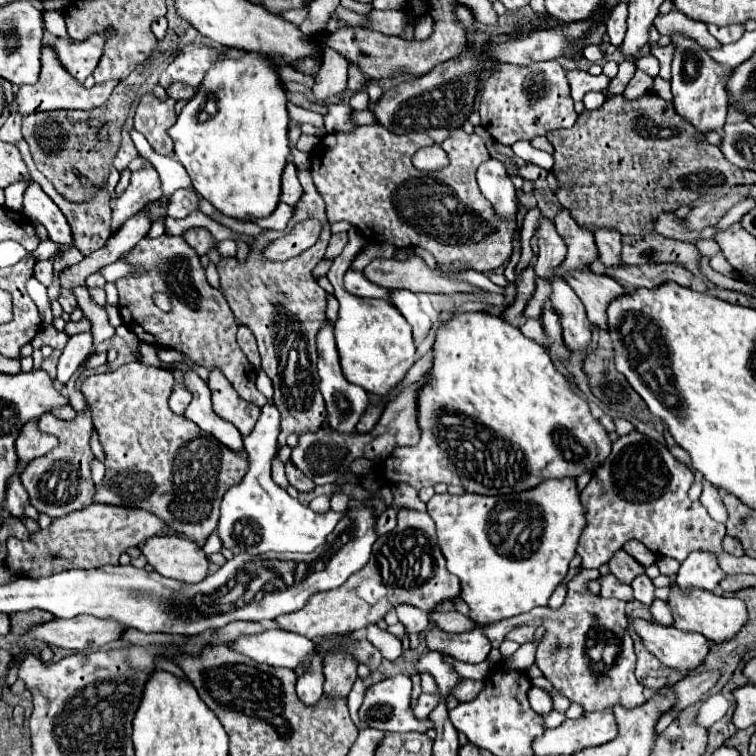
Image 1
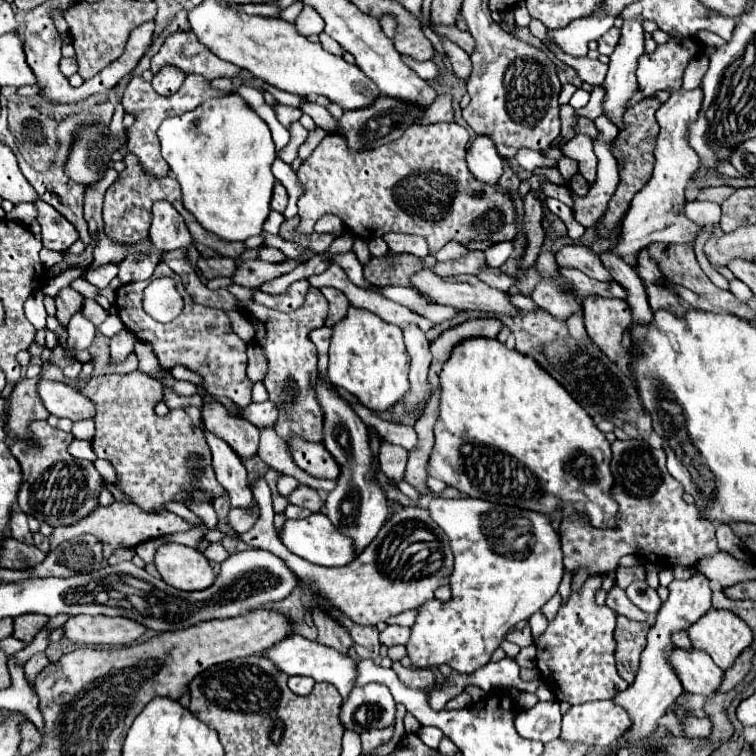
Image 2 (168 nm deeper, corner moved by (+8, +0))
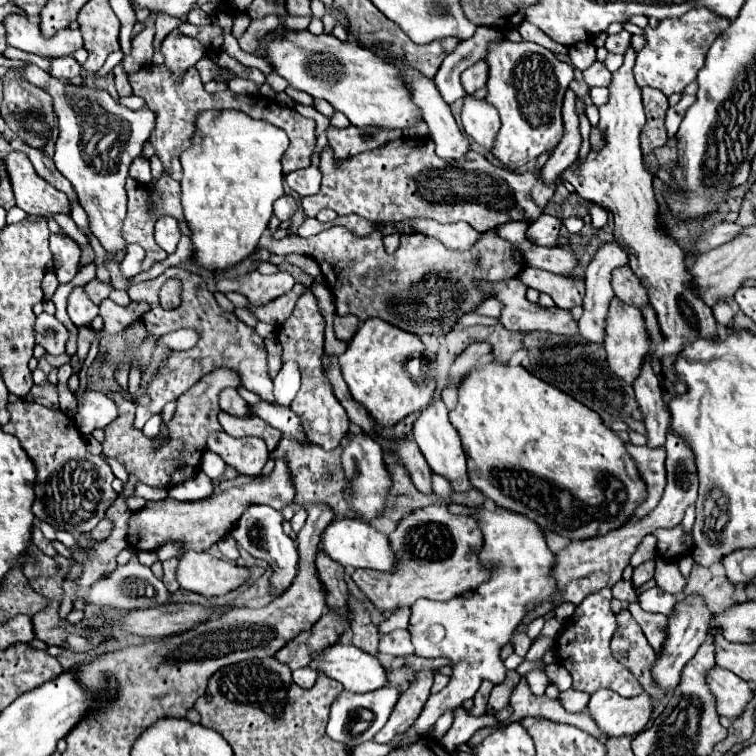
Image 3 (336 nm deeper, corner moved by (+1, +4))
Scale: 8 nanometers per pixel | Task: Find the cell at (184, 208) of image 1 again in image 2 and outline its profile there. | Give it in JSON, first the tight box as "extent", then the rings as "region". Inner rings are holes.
{"extent":[150,202,190,252],"region":[[[156,202],[152,214],[154,218],[150,226],[150,242],[156,246],[156,250],[170,252],[190,246],[190,232],[170,202]]]}

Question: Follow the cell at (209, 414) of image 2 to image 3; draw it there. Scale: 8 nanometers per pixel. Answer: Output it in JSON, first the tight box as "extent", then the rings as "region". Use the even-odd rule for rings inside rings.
{"extent":[207,430,269,476],"region":[[[223,430],[209,436],[207,450],[221,454],[221,458],[225,458],[229,466],[237,468],[241,474],[247,476],[261,476],[265,462],[269,460],[269,450],[265,440],[257,436],[233,438]]]}

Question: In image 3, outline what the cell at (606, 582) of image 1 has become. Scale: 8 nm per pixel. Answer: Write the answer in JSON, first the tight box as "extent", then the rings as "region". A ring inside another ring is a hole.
{"extent":[627,602,667,650],"region":[[[629,602],[627,610],[631,612],[633,620],[641,626],[643,634],[647,636],[649,644],[655,650],[661,650],[661,642],[665,640],[665,626],[667,626],[667,616],[665,614],[649,614],[645,610],[641,610],[641,606],[637,602]]]}

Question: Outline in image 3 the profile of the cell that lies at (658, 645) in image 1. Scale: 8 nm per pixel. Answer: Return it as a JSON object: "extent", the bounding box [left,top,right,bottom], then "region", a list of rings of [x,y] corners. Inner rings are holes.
{"extent":[707,666,753,718],"region":[[[713,666],[707,672],[707,686],[715,696],[717,712],[729,718],[737,718],[753,696],[753,690],[743,678],[721,666]]]}

